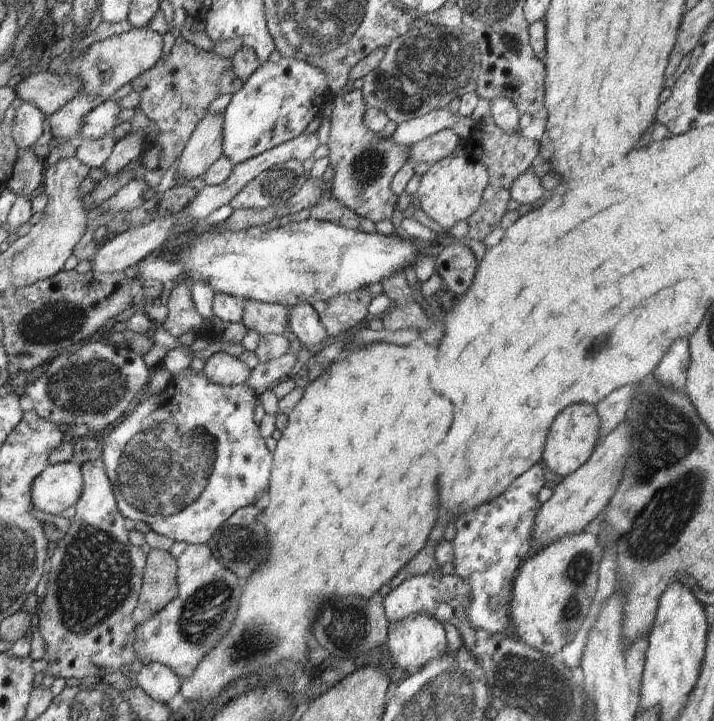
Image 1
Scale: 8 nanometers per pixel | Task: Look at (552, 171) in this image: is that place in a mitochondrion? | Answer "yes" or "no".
no

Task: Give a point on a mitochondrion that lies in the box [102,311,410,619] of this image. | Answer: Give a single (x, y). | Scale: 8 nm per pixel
(162, 469)

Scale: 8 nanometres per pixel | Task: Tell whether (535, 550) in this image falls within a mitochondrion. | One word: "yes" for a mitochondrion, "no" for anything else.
no

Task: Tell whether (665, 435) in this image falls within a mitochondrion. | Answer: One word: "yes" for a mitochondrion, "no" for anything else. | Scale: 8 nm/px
yes

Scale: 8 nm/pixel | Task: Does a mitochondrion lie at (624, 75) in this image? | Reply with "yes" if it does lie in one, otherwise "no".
no

